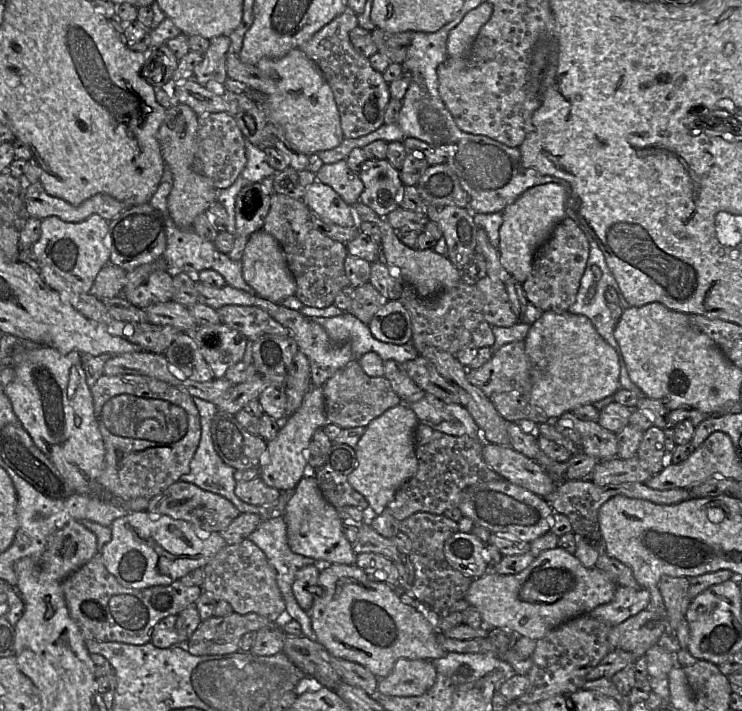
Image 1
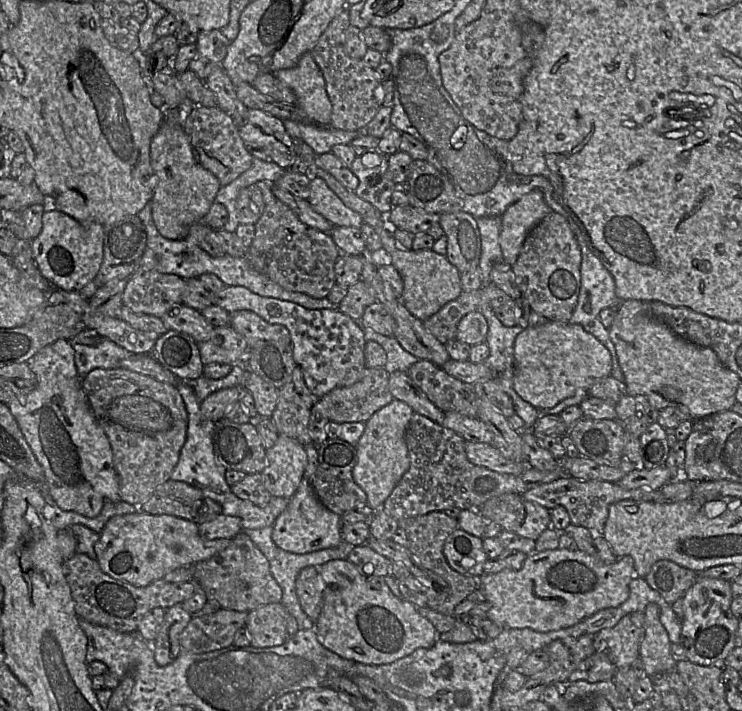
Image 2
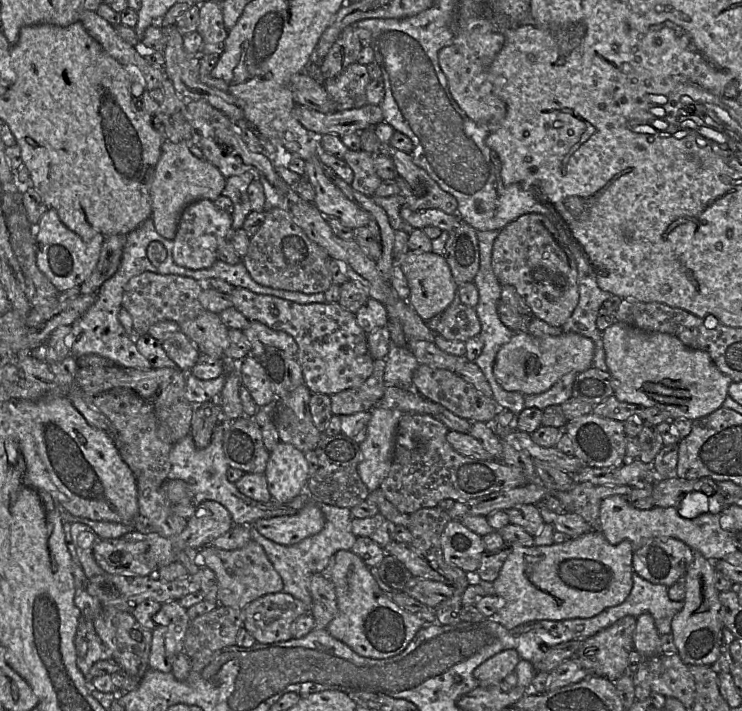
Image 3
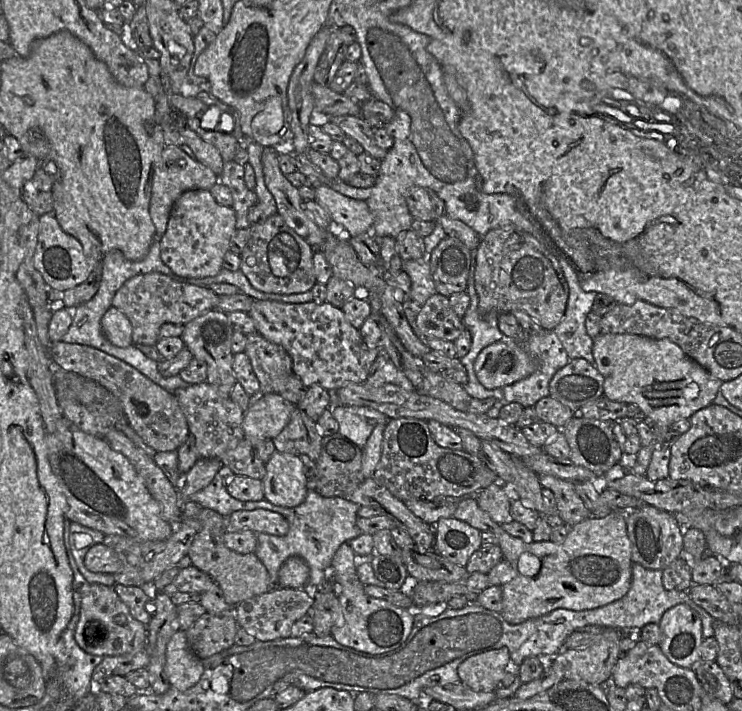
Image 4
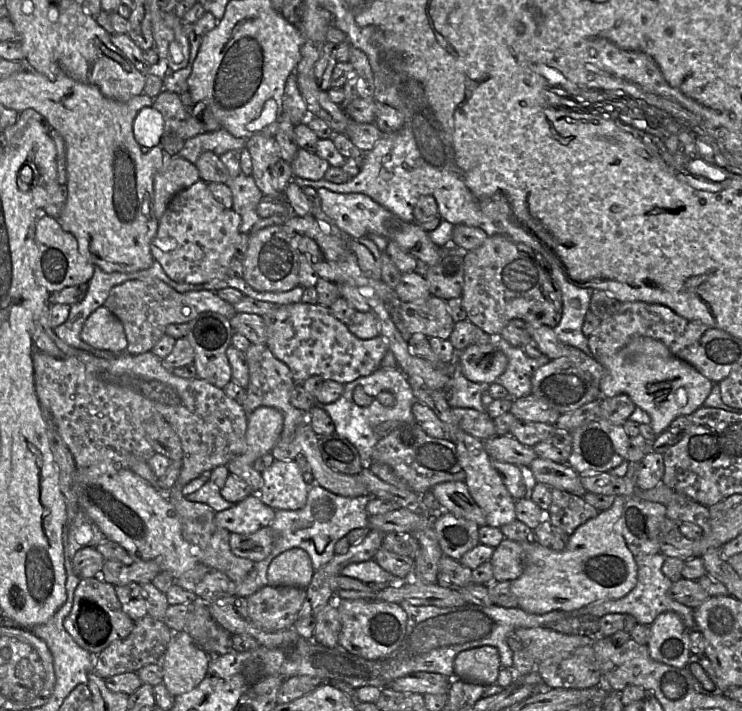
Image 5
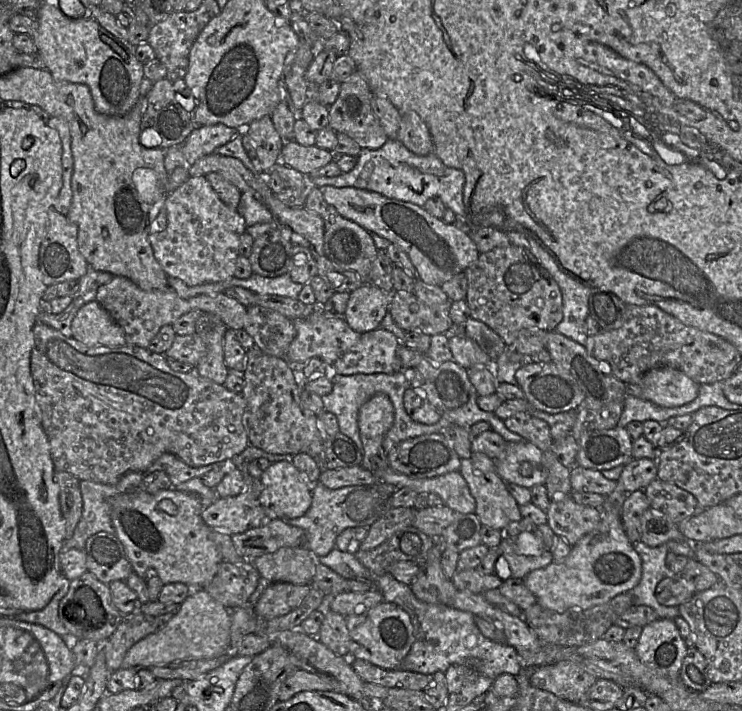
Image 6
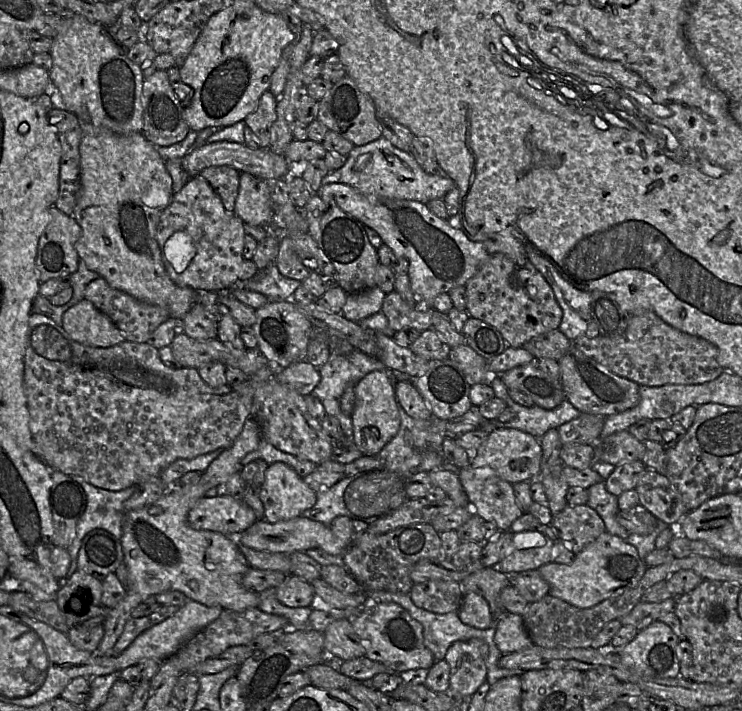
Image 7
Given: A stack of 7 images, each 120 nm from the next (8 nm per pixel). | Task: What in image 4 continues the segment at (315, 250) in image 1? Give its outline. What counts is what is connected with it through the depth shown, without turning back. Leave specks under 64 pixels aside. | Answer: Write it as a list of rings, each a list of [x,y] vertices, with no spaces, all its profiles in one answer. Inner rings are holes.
[[[276,213],[250,226],[250,239],[240,254],[240,270],[259,291],[286,295],[303,293],[311,291],[317,283],[314,253],[315,249]]]

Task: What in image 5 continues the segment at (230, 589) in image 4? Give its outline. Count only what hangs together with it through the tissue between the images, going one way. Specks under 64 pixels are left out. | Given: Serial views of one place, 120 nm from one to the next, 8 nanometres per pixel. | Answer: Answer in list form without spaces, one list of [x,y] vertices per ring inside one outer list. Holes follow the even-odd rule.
[[[178,483],[167,492],[181,523],[183,538],[193,547],[199,564],[212,567],[228,576],[236,585],[236,596],[248,598],[260,587],[255,562],[236,556],[230,547],[231,533],[215,523],[216,512],[207,504],[186,499]]]

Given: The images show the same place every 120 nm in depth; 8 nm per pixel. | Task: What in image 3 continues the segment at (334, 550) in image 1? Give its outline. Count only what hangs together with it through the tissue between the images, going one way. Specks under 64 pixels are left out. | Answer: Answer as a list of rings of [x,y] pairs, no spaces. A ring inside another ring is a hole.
[[[311,499],[294,515],[259,519],[252,525],[262,536],[281,545],[294,545],[319,533],[325,524],[319,503]]]

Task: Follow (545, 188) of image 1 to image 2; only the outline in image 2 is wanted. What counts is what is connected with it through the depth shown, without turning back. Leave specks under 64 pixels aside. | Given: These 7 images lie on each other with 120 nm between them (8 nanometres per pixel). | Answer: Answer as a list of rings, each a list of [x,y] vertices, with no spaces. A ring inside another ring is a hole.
[[[534,189],[510,205],[502,215],[500,246],[503,261],[512,266],[529,232],[553,212],[540,189]]]

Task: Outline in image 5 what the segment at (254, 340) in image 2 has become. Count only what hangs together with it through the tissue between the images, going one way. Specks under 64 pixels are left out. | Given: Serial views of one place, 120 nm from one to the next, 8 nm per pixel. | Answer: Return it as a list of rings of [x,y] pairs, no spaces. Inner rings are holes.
[[[252,344],[246,351],[246,360],[249,367],[249,383],[246,388],[246,398],[242,403],[245,412],[249,416],[261,406],[276,408],[284,417],[280,437],[289,438],[296,428],[307,420],[306,413],[291,404],[291,391],[295,385],[291,370],[274,356],[267,345]]]

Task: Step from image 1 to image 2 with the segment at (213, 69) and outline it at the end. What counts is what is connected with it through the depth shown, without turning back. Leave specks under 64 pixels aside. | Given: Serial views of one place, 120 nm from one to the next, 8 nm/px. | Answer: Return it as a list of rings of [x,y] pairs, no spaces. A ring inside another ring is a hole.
[[[219,29],[200,31],[196,42],[197,53],[191,60],[189,69],[205,81],[215,67],[221,66],[230,43]]]

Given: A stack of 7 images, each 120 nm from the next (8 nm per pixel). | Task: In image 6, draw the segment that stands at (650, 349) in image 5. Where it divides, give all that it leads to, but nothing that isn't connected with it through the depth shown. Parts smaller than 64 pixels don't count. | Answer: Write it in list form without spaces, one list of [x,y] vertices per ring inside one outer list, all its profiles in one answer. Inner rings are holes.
[[[662,367],[646,372],[639,385],[627,384],[626,394],[671,408],[693,401],[698,395],[699,386],[682,371]]]

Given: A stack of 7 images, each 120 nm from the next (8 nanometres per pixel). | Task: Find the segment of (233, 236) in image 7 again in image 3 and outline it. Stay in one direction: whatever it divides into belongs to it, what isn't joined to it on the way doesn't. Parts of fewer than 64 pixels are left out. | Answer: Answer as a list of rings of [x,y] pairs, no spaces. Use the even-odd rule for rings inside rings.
[[[201,199],[189,204],[182,212],[175,238],[172,256],[174,262],[192,270],[211,267],[217,260],[217,251],[232,228],[232,214],[217,207],[208,199]]]

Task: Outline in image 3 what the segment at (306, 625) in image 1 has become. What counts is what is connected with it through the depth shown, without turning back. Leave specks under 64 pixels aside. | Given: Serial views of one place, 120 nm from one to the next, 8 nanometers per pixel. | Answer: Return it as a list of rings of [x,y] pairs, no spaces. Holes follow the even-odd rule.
[[[319,503],[323,512],[325,524],[323,529],[310,537],[307,537],[294,545],[281,545],[262,536],[253,526],[250,526],[251,540],[258,543],[265,551],[269,561],[283,581],[282,592],[288,593],[300,600],[307,612],[310,612],[312,606],[311,597],[311,578],[315,574],[326,574],[329,569],[329,562],[332,555],[339,550],[351,550],[356,536],[352,533],[351,510],[349,508],[340,508],[324,503]]]

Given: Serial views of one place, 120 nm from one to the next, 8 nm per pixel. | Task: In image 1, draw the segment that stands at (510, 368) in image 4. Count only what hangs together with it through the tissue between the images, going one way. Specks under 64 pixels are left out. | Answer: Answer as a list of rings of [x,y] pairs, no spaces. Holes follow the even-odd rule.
[[[544,311],[543,315],[530,325],[524,339],[525,352],[531,363],[531,390],[527,394],[529,403],[542,410],[550,419],[557,419],[563,413],[598,402],[613,396],[621,388],[618,354],[597,332],[590,319],[569,311]]]

